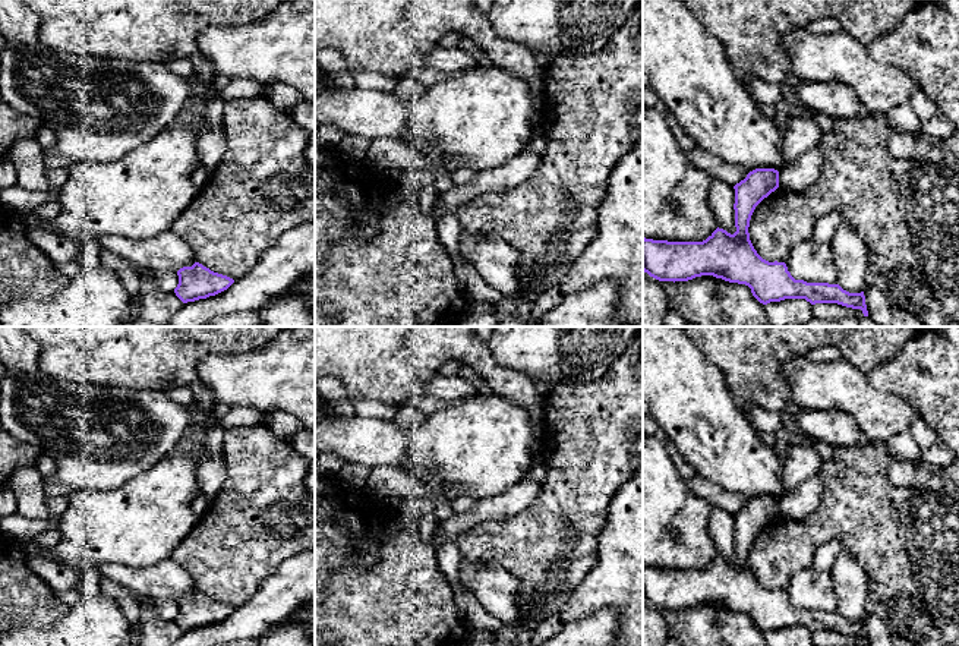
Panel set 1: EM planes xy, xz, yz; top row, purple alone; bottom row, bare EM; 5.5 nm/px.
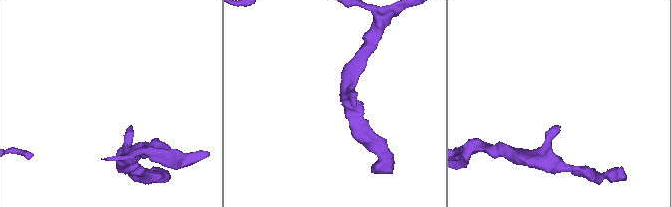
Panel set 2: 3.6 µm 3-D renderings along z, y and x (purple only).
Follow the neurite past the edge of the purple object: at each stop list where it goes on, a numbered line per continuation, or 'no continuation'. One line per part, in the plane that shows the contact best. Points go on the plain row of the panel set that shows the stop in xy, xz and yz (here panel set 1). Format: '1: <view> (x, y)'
no continuation

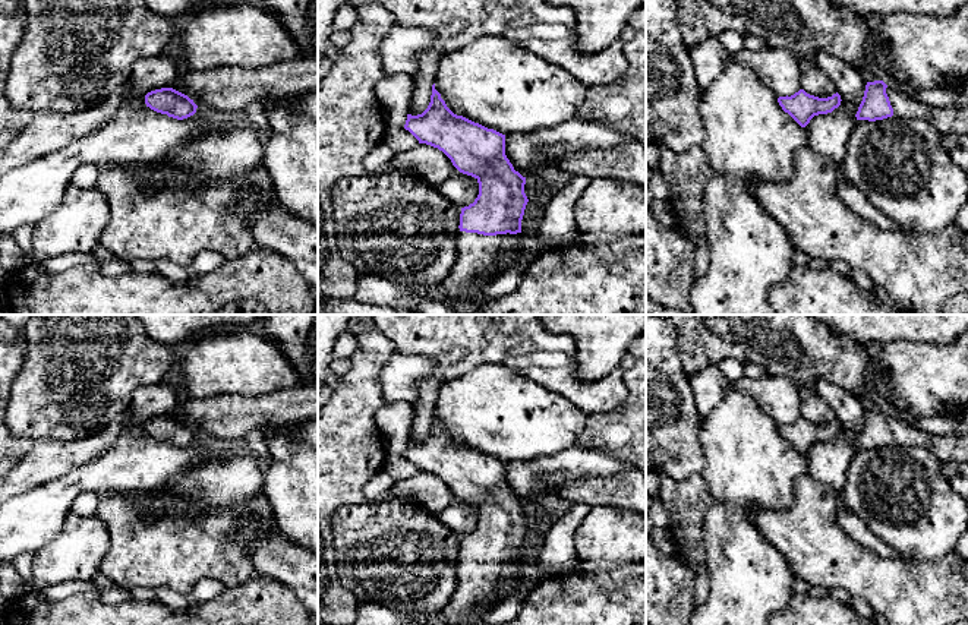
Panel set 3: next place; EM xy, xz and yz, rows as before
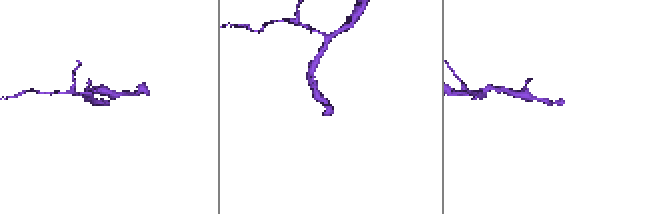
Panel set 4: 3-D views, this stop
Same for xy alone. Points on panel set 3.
no continuation

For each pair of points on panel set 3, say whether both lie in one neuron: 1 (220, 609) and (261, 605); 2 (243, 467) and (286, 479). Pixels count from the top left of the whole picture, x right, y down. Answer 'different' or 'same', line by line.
1: same
2: different

